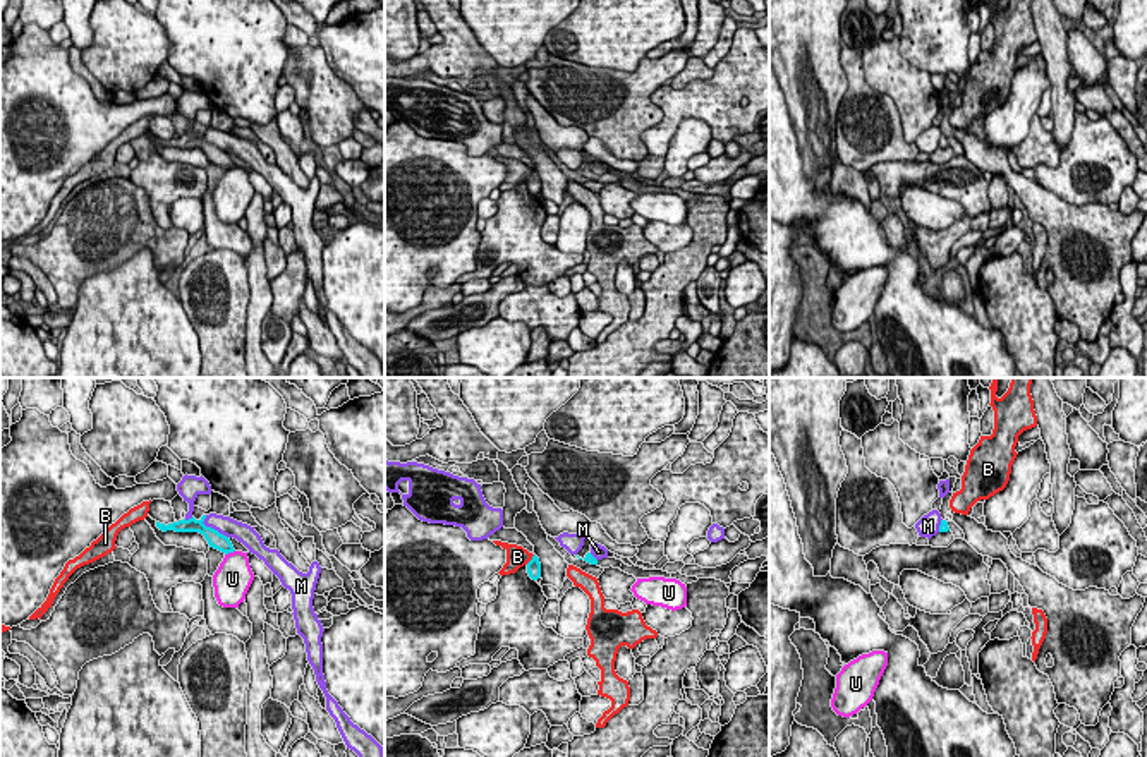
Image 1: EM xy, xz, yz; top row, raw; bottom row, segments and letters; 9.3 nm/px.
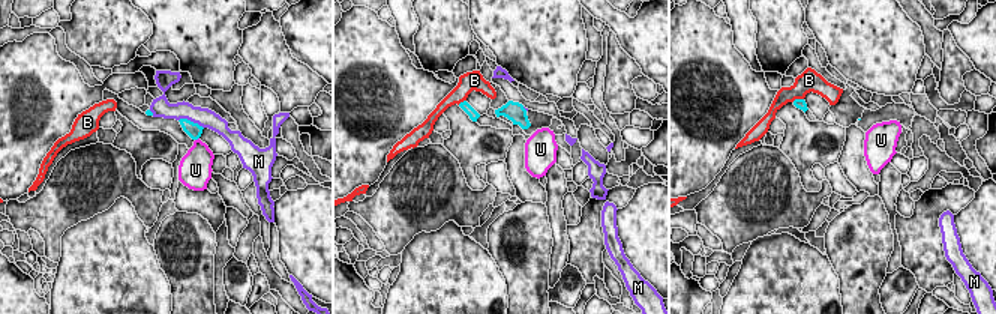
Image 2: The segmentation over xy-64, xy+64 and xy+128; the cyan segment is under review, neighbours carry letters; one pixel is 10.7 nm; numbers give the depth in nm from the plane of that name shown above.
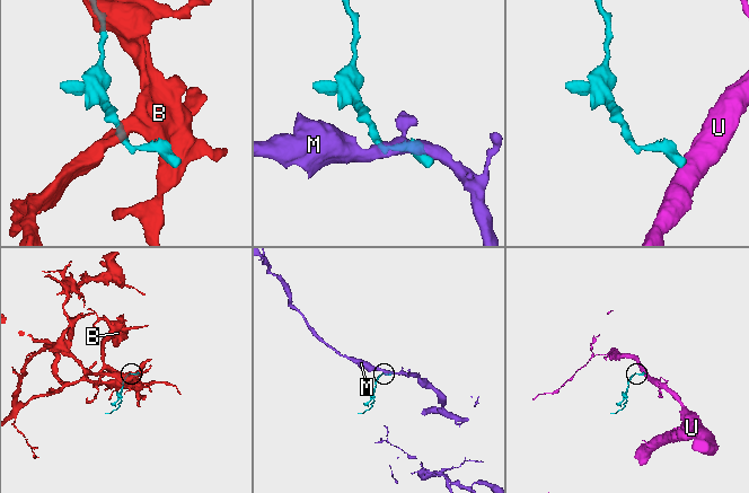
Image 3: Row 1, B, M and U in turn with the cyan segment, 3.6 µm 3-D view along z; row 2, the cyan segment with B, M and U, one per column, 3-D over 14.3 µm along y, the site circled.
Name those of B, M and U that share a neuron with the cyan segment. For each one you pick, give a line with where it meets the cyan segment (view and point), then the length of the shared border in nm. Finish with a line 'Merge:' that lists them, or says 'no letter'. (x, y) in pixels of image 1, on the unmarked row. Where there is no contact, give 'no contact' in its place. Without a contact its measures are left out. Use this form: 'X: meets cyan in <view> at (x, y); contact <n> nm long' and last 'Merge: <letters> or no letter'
Merge: no letter

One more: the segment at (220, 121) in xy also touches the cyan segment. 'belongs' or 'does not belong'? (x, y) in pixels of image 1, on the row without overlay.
belongs

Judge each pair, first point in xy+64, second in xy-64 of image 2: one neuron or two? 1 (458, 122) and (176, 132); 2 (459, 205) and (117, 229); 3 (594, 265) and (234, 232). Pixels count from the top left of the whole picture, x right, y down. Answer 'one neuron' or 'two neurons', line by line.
1: two neurons
2: two neurons
3: two neurons

